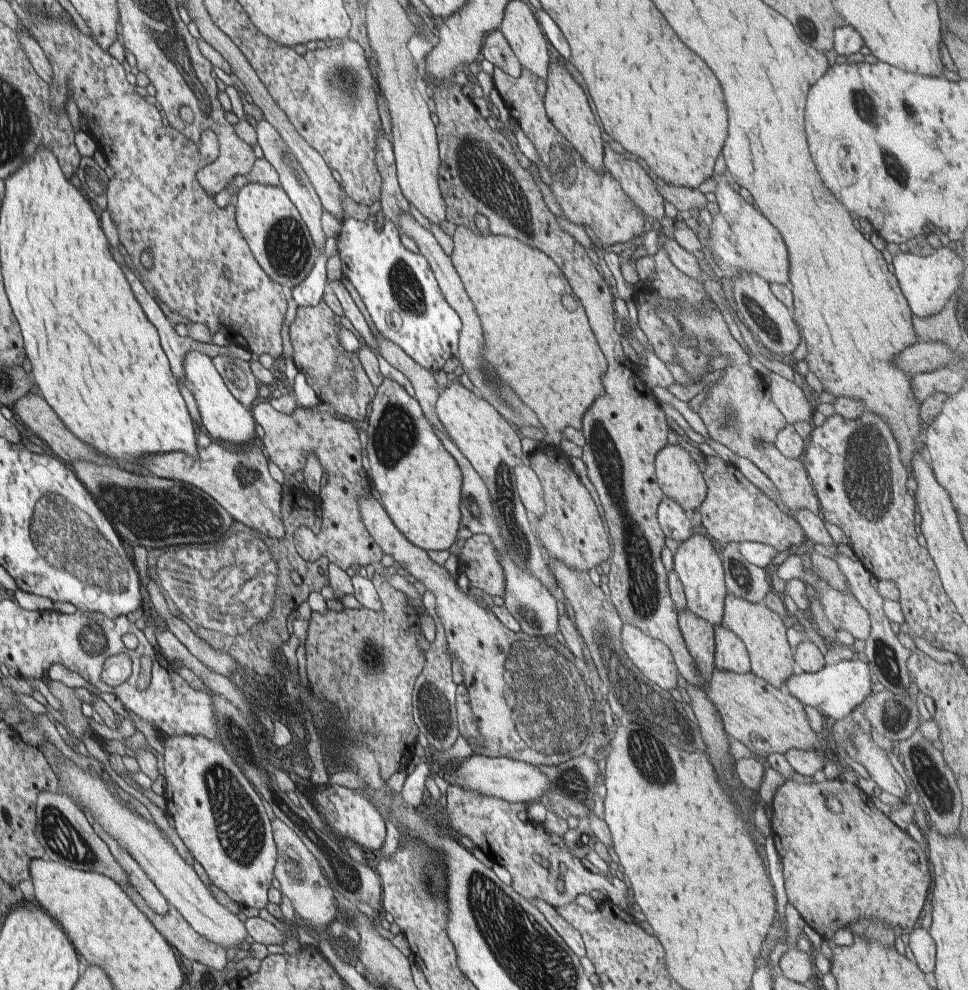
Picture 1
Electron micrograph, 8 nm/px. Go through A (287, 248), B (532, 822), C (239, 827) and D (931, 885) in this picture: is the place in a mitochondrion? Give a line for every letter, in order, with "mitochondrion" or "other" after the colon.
A: mitochondrion
B: other
C: mitochondrion
D: other

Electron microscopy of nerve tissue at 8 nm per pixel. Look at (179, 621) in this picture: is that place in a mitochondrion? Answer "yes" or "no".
yes

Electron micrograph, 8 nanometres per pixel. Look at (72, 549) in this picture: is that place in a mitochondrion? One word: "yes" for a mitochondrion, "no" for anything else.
yes

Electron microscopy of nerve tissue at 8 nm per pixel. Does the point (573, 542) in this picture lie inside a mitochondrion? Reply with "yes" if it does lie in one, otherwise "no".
no

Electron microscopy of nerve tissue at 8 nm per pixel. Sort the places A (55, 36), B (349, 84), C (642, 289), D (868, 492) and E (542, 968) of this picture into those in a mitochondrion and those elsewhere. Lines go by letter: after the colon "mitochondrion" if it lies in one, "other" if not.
A: mitochondrion
B: mitochondrion
C: other
D: mitochondrion
E: mitochondrion

